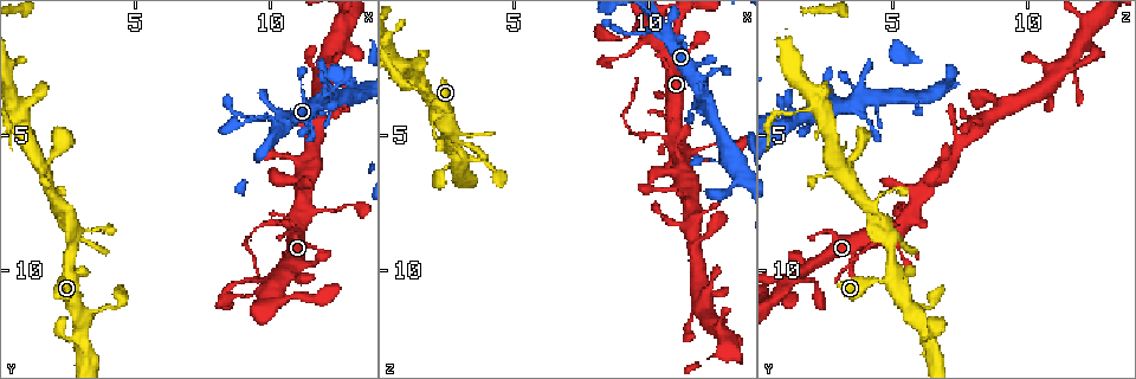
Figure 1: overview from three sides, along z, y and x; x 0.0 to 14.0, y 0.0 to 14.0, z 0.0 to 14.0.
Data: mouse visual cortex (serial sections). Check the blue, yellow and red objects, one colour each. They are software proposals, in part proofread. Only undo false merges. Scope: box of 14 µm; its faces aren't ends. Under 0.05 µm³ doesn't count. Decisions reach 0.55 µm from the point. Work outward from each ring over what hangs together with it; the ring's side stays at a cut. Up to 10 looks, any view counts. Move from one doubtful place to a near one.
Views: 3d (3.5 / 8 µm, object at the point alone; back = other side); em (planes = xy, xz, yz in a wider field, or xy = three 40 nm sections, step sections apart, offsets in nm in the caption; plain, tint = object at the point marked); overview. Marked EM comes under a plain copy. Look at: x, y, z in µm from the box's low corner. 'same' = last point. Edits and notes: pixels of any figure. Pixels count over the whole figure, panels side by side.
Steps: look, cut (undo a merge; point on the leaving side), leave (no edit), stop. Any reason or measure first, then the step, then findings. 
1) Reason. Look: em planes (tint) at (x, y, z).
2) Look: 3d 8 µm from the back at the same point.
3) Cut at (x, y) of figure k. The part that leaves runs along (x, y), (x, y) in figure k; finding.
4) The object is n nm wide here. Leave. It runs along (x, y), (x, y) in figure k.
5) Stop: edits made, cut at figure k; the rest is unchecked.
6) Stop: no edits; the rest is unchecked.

Sudden change in width. Look: 3d 3.5 µm at (11.7, 3.6, 3.0).

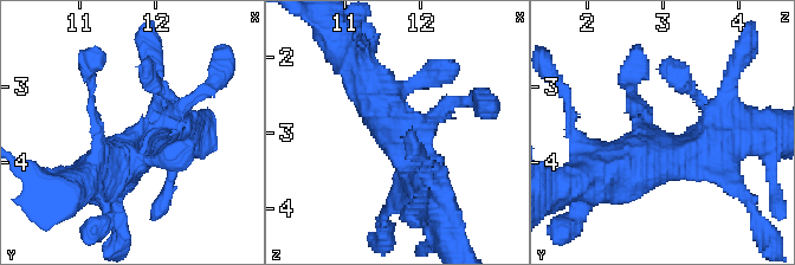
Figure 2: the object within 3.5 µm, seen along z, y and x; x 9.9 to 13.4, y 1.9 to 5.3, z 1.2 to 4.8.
4 arms meet here; the arms are 200, 200, 450, 500 nm wide; need the tissue. Look: em xy step 5 (tint) at (11.80, 3.70, 2.95).

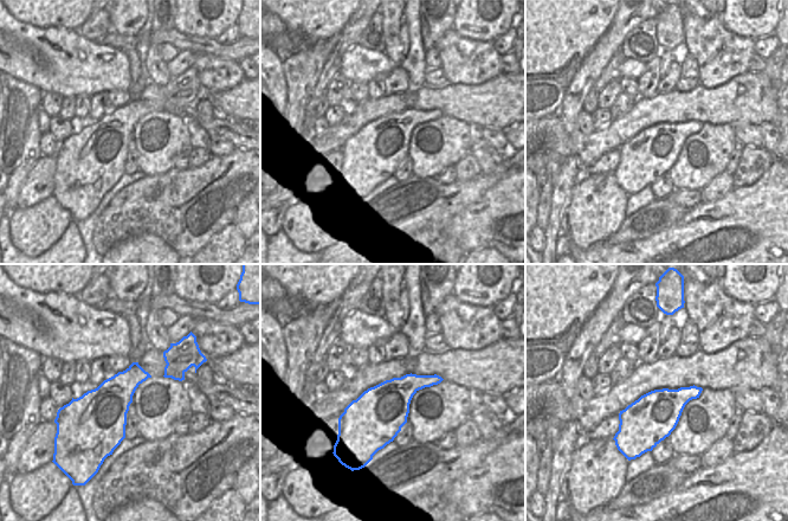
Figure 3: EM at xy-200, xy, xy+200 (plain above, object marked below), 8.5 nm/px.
Leave. It runs along (102, 170), (112, 170), (196, 94) in figure 2; all the same cell.

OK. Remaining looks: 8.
Thin arm on a thick one. Look: 3d 3.5 µm at (10.8, 8.4, 5.0).

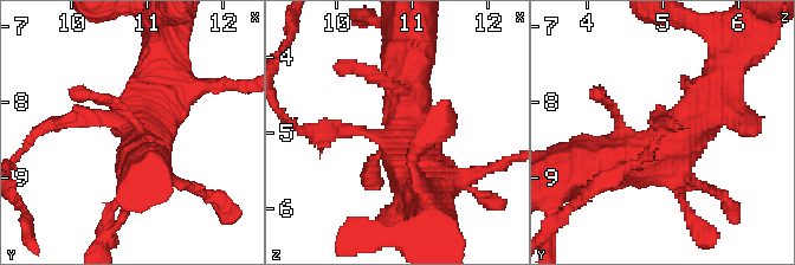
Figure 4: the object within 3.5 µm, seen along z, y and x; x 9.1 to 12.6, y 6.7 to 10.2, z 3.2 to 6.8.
Shape alone is not enough. Look: em xy step 5 (tint) at (10.75, 8.40, 5.05).

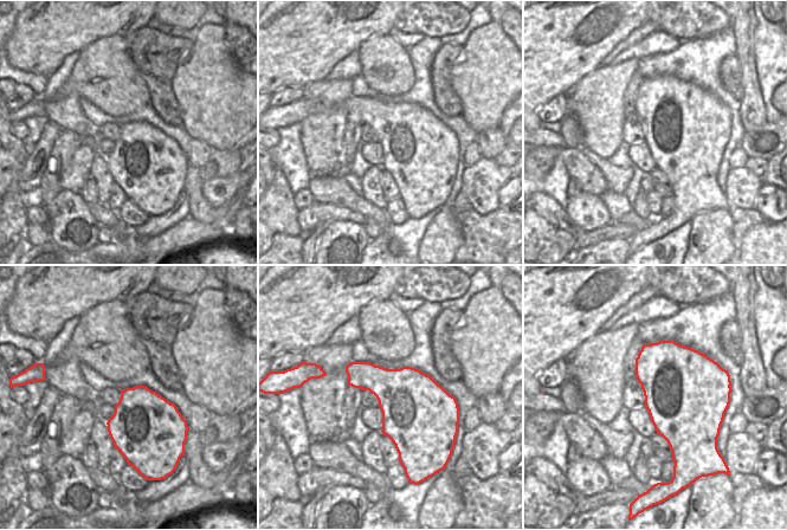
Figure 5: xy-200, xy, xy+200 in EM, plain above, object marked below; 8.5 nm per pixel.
Another direction. Look: em planes (tint) at the same point.

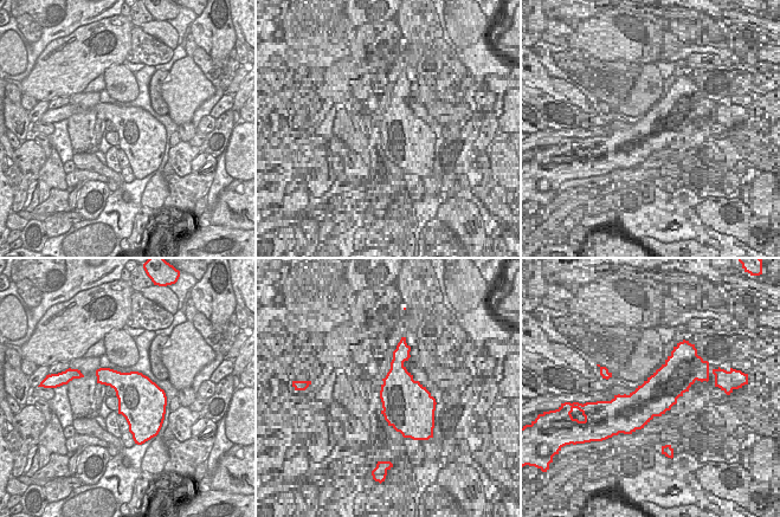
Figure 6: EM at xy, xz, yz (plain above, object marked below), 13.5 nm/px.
Leave. All the same cell.

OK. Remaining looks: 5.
Sudden change in width. Look: 3d 8 µm at (12.4, 3.8, 10.9).

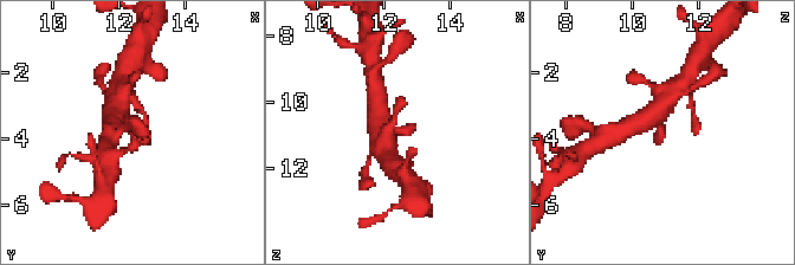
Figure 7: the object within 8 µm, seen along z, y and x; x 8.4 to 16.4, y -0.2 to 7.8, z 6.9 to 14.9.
Shape alone is not enough. Look: em planes (tint) at (12.4, 3.7, 10.9).

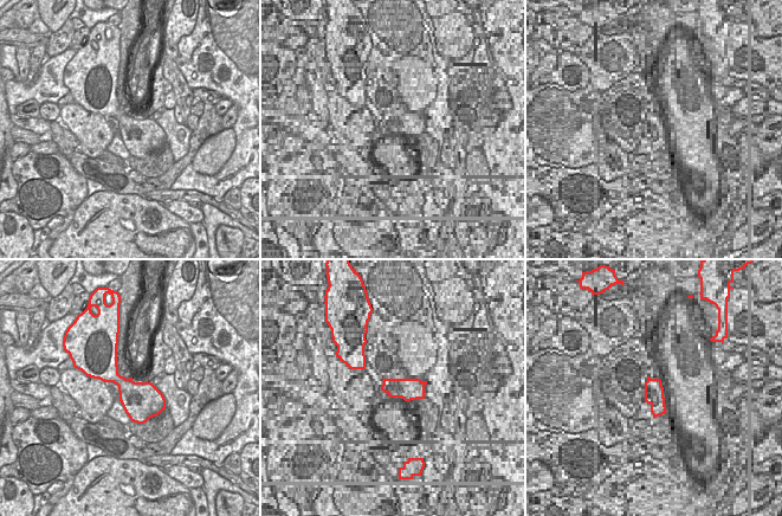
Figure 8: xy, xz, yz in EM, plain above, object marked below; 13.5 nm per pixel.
Leave. It runs along (114, 118), (115, 114), (147, 143) in figure 7; one cell here.

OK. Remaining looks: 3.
Thick turns thin. Look: 3d 3.5 µm at (2.5, 10.4, 4.8).

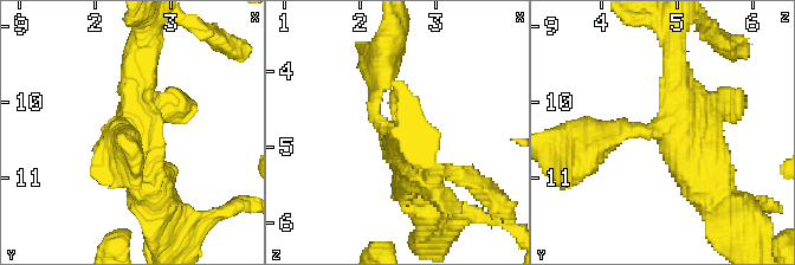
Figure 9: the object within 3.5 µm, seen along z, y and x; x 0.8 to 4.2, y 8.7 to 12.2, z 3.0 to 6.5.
4 arms meet here; the arms are 150, 200, 350, 500 nm wide; need the tissue. Look: em xy step 2 (tint) at (2.45, 10.30, 4.85).

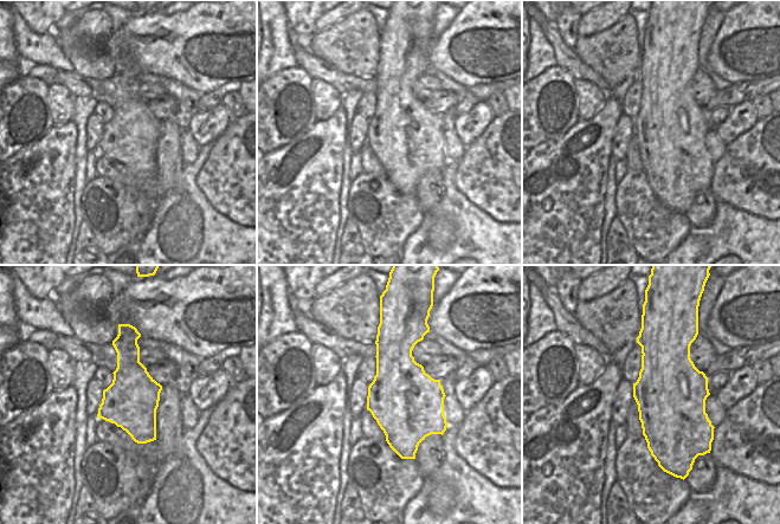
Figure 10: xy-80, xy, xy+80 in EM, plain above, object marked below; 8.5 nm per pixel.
The object is 600 nm wide here. Leave. It runs along (603, 142), (676, 114), (676, 44) in figure 9; one cell here.

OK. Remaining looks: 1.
Stop: no edits; the rest is unchecked.

